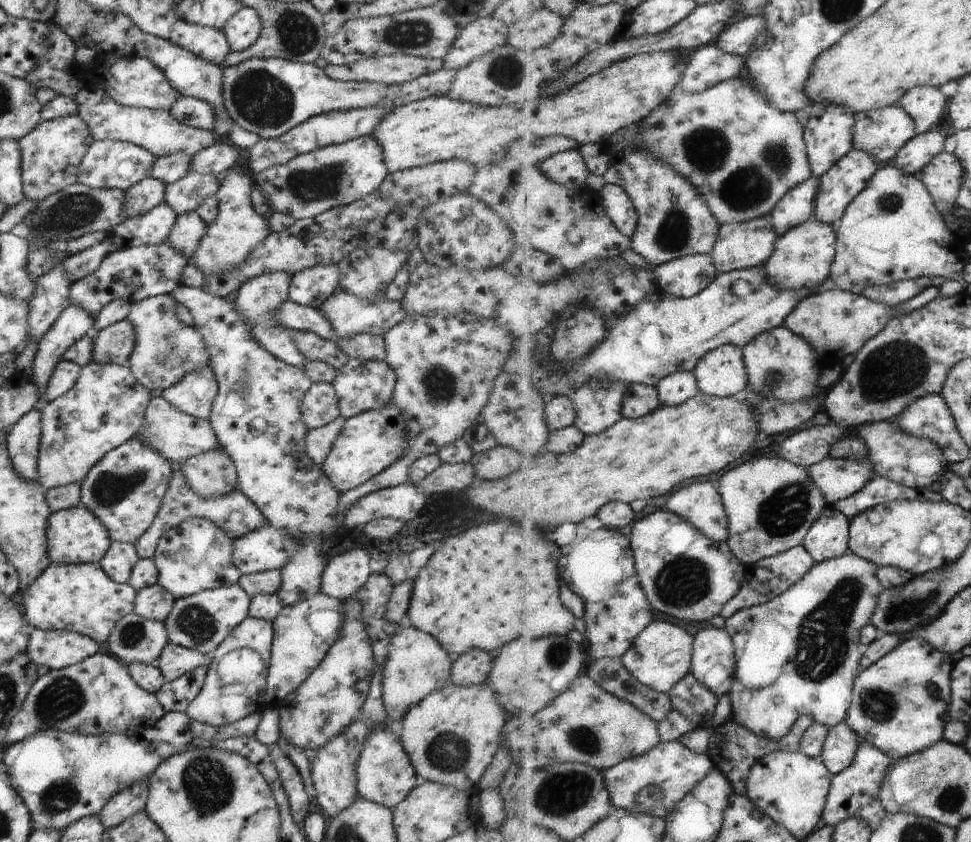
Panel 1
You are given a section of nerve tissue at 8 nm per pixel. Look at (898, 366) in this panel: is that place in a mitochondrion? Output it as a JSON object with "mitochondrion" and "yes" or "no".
{"mitochondrion":"yes"}

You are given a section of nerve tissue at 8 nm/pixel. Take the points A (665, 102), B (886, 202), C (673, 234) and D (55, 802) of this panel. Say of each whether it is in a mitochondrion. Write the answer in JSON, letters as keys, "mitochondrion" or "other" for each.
{"A":"other","B":"mitochondrion","C":"mitochondrion","D":"mitochondrion"}

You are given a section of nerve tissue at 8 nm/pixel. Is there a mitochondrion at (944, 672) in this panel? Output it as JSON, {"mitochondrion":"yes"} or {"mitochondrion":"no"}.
{"mitochondrion":"no"}

